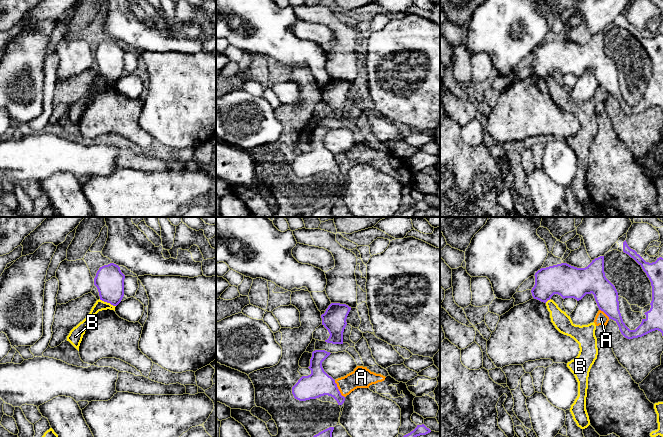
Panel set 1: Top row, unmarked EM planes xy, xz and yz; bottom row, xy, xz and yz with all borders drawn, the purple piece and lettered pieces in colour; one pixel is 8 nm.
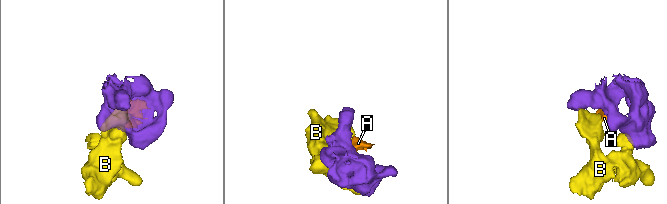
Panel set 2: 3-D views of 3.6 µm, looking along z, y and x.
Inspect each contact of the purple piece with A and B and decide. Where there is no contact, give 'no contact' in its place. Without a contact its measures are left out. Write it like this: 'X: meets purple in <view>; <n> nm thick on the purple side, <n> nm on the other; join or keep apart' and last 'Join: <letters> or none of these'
A: meets purple in xz; 200 nm thick on the purple side, 170 nm on the other; keep apart
B: meets purple in xy; 240 nm thick on the purple side, 90 nm on the other; keep apart
Join: none of these

